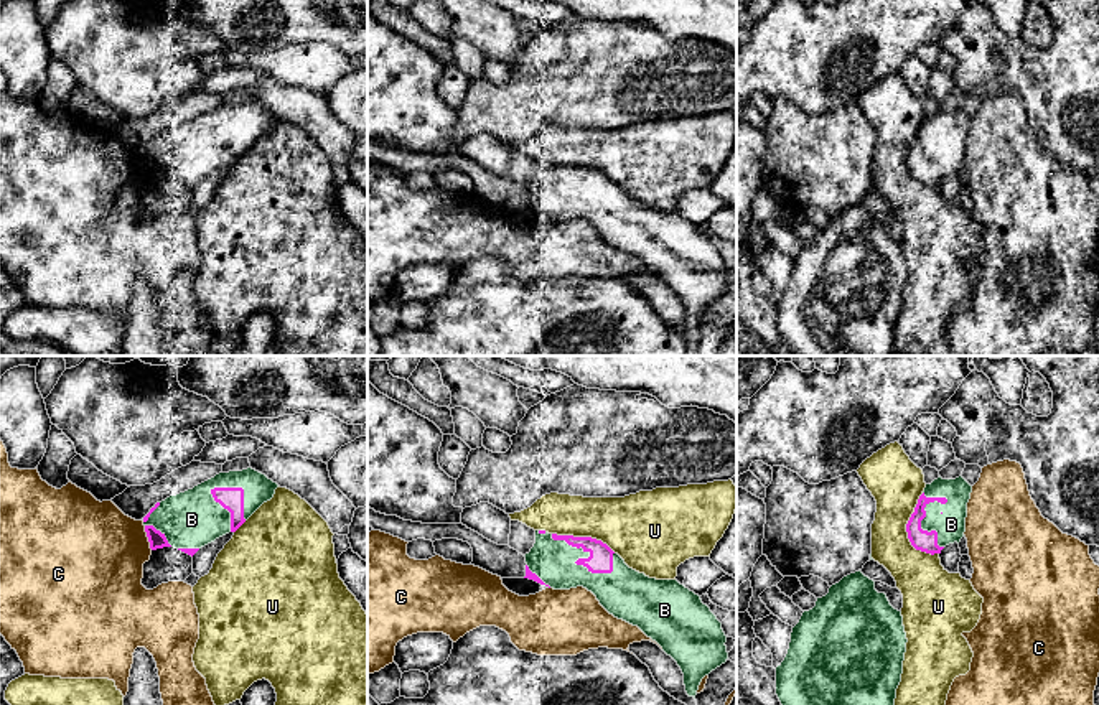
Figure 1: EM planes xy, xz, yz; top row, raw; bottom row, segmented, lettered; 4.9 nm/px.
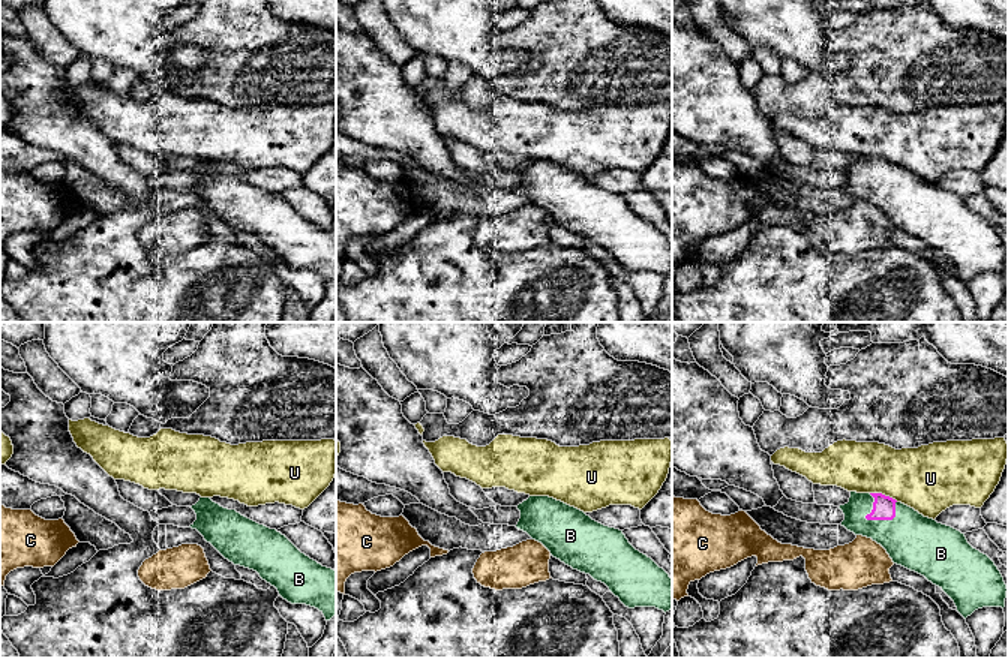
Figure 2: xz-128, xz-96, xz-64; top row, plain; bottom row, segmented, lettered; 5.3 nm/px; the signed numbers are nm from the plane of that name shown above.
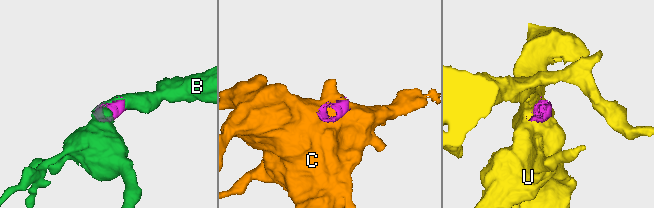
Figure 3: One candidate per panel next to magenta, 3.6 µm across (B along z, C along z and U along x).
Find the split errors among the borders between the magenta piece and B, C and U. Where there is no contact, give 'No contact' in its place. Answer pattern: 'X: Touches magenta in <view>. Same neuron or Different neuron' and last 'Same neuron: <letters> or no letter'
B: Touches magenta in xz. Same neuron
C: Touches magenta in xy. Different neuron
U: Touches magenta in yz. Different neuron
Same neuron: B

